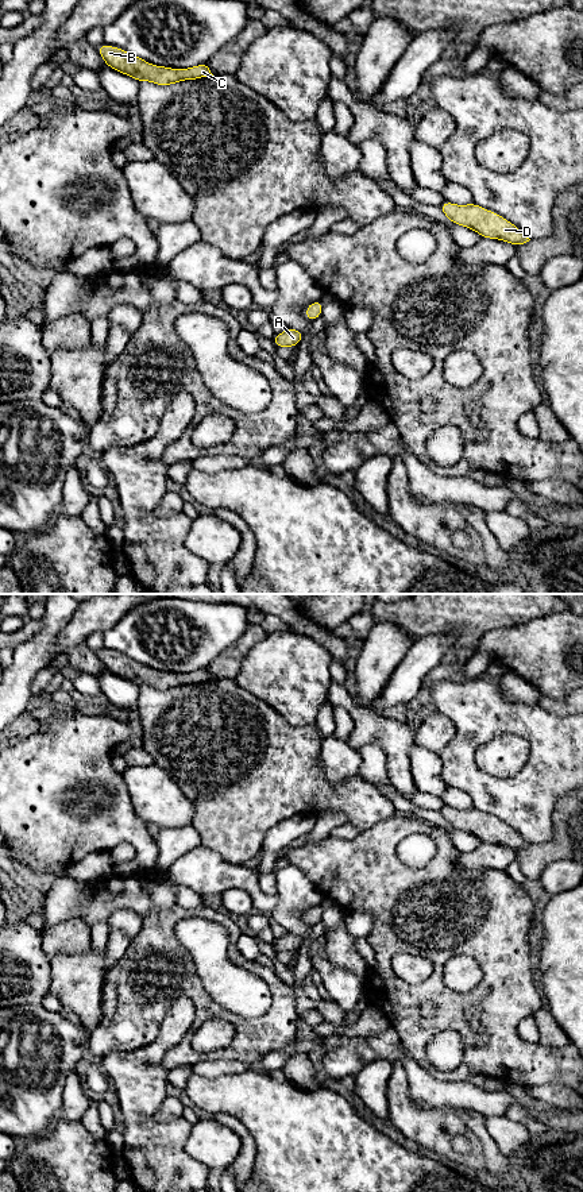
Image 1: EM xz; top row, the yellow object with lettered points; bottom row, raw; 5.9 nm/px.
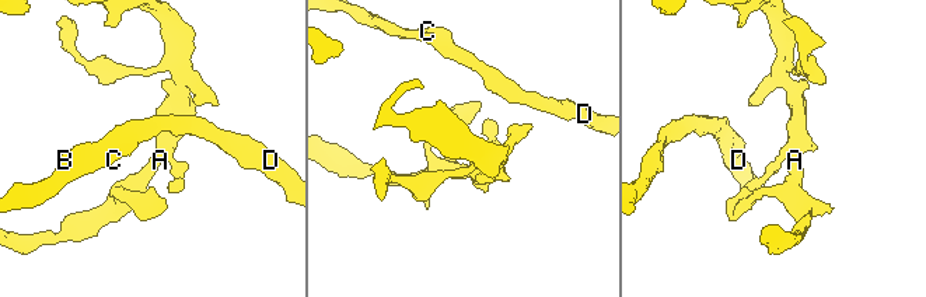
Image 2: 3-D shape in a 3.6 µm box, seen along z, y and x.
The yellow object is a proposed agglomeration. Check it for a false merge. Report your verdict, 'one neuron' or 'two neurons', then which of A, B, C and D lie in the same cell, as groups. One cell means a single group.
one neuron | A B C D

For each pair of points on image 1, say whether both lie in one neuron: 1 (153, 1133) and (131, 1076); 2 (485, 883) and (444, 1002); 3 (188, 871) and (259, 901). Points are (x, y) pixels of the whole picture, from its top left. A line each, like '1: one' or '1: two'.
1: one
2: one
3: one

